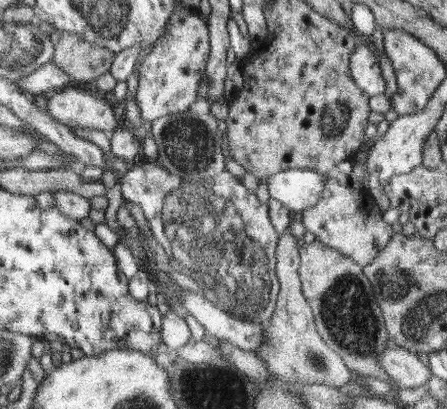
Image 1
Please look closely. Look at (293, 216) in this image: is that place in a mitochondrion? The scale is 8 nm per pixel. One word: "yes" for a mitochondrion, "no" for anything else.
no

